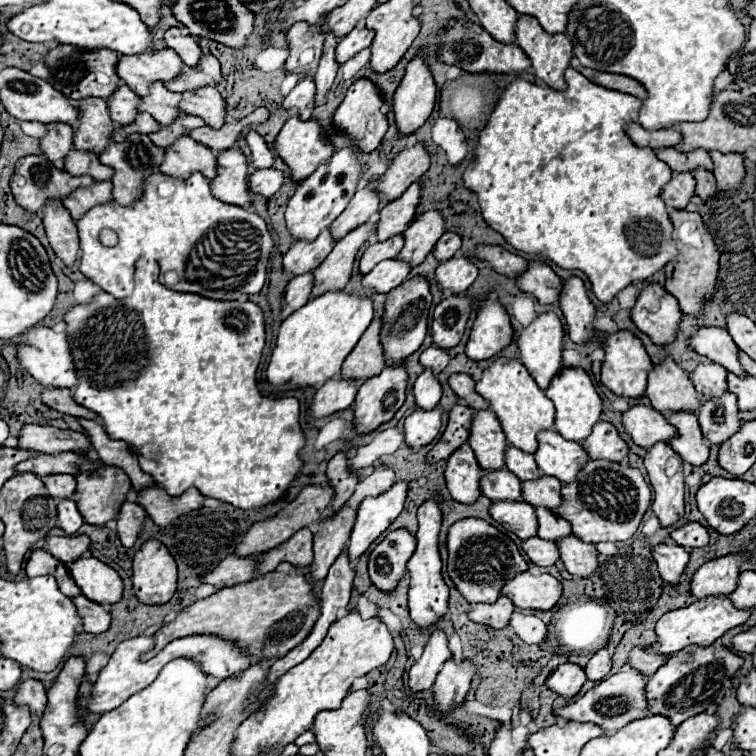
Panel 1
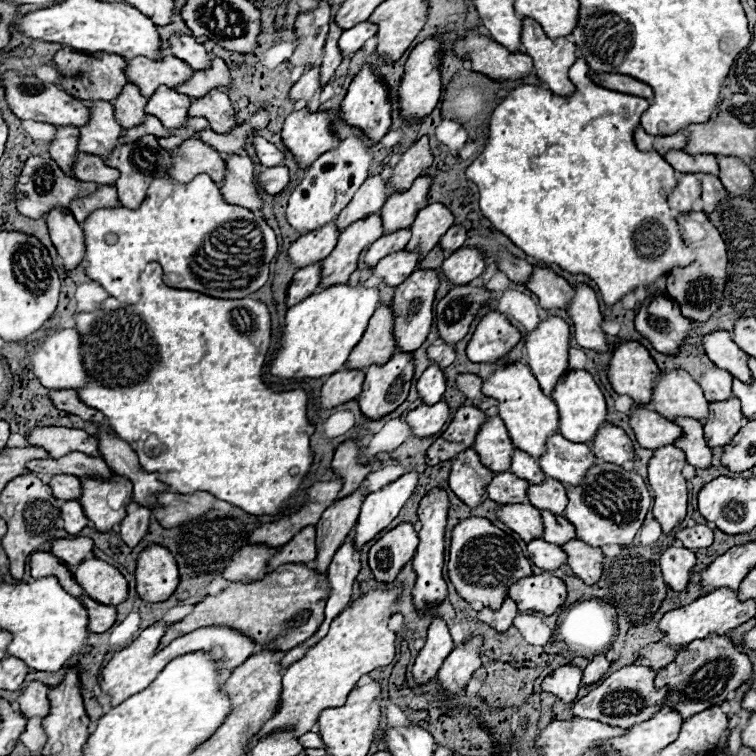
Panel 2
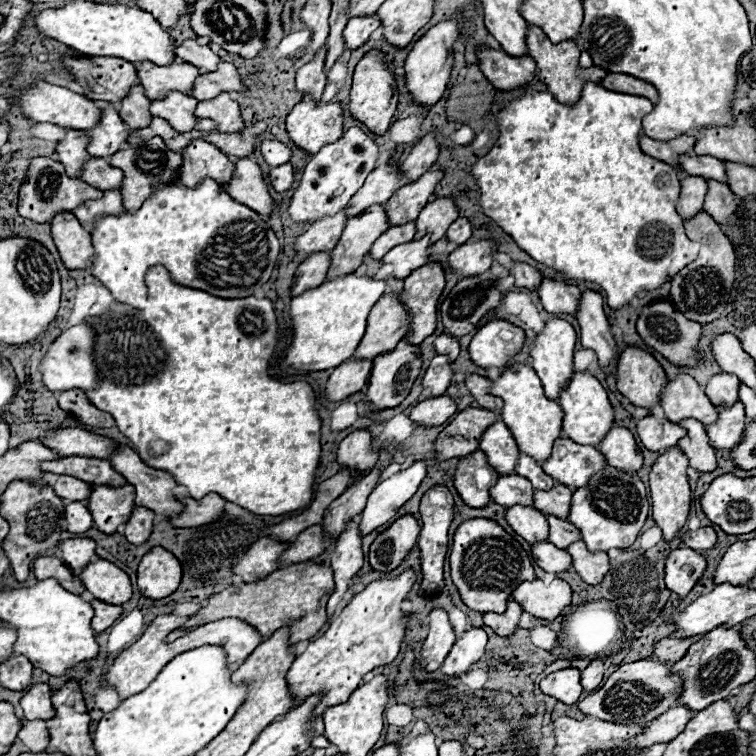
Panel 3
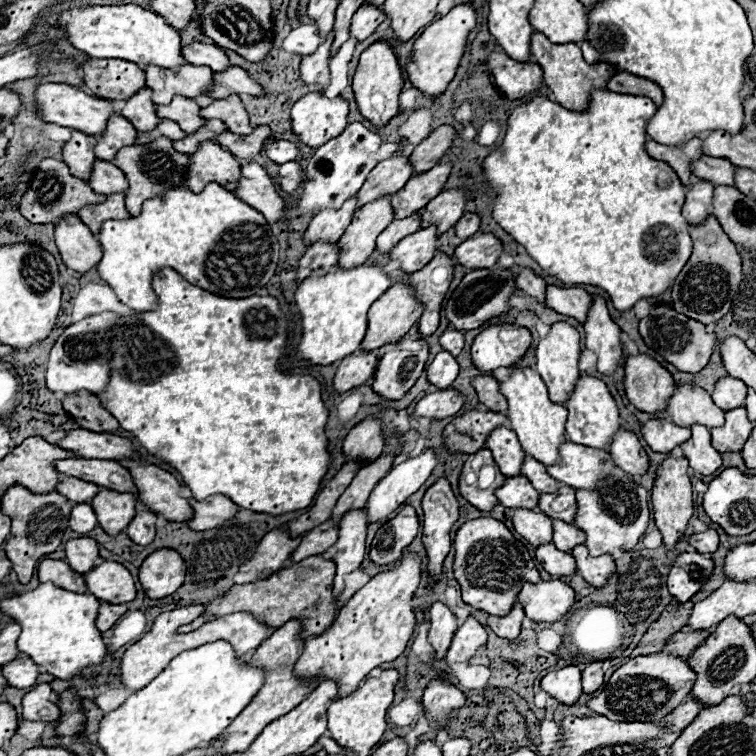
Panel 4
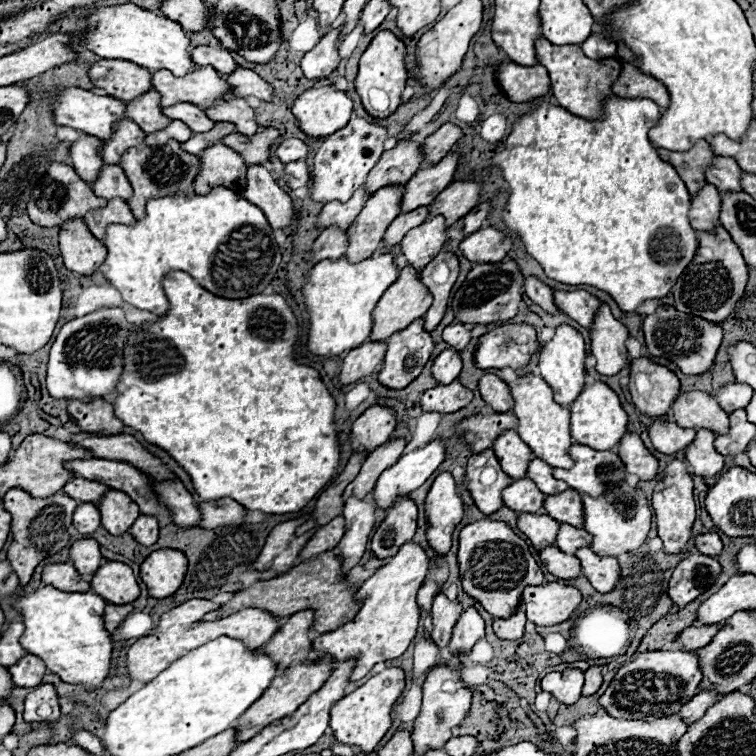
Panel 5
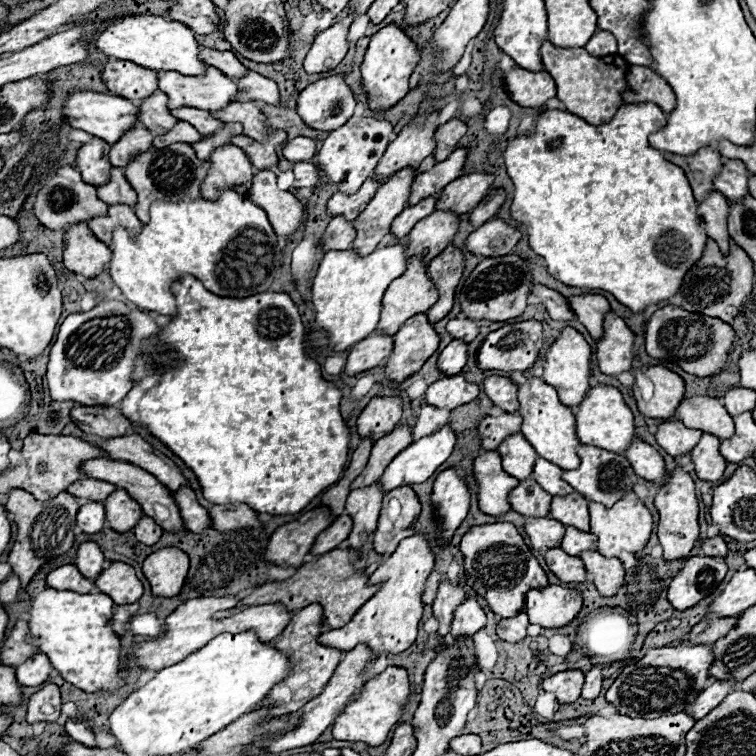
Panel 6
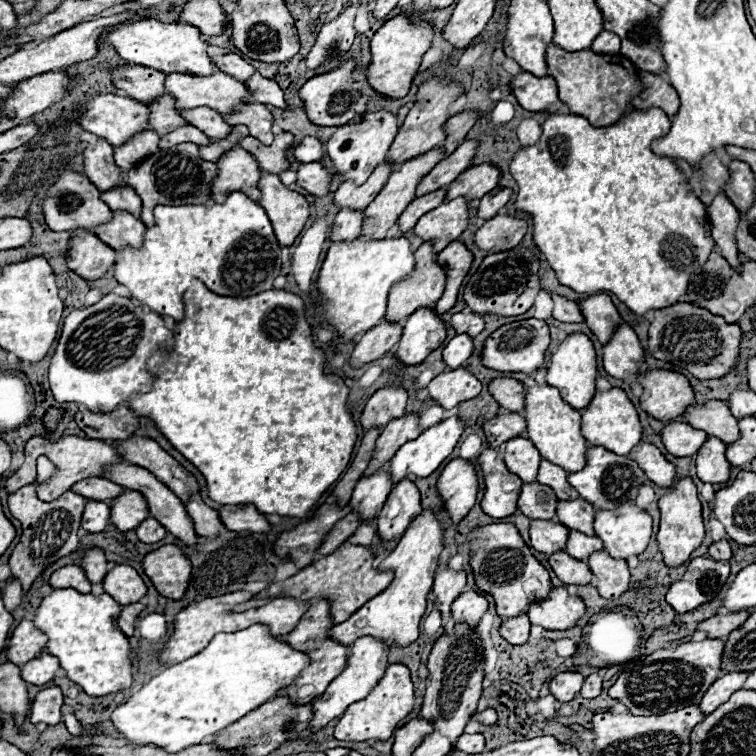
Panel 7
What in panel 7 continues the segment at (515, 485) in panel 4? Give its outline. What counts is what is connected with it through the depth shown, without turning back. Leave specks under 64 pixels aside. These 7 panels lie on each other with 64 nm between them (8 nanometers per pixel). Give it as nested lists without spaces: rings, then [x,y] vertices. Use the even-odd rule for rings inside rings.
[[[536,482],[522,486],[518,510],[528,518],[556,522],[556,504],[558,500],[552,488],[544,488],[544,484],[536,484]]]

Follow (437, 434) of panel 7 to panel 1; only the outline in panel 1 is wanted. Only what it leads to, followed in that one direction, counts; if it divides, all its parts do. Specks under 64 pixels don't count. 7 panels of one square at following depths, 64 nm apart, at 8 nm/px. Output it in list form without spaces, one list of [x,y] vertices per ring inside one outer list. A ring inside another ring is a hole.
[[[396,482],[388,492],[380,496],[368,496],[360,502],[358,516],[350,534],[348,556],[350,560],[360,558],[368,546],[396,520],[396,516],[402,512],[404,500],[408,494],[408,482]]]

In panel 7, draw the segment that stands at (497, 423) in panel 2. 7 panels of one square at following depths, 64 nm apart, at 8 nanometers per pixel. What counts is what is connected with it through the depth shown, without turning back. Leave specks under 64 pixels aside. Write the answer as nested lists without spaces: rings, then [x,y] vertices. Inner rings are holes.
[[[512,438],[506,442],[504,462],[510,472],[520,476],[524,482],[536,482],[536,464],[540,464],[540,452],[528,438]]]

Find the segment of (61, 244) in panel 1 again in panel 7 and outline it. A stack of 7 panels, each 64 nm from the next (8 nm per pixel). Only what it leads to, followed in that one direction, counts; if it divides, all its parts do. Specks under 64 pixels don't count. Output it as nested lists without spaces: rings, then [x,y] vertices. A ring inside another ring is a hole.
[[[88,230],[70,232],[68,268],[86,280],[98,280],[116,262],[116,250],[108,248],[102,240],[96,240]]]

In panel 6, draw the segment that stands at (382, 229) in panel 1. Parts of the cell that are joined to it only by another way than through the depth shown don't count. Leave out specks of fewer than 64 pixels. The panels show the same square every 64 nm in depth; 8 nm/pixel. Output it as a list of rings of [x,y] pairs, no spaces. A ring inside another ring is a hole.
[[[456,148],[444,162],[438,162],[428,172],[418,174],[416,180],[412,182],[412,194],[408,204],[418,204],[420,200],[438,194],[446,184],[456,180],[462,172],[466,156],[468,156],[468,148]]]

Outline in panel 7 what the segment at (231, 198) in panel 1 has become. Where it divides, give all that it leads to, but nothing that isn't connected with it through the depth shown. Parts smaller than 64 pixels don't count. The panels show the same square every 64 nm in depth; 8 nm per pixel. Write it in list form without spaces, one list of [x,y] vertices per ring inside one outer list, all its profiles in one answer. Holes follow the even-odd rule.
[[[264,172],[258,186],[262,190],[258,204],[266,210],[280,246],[290,248],[310,216],[308,200],[302,194],[288,190],[276,174]]]

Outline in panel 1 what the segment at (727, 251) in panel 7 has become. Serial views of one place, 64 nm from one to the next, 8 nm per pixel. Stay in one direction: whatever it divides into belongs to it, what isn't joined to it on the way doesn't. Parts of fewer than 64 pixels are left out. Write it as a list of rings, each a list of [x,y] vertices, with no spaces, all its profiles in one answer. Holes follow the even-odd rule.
[[[674,172],[662,190],[662,198],[670,210],[684,210],[692,196],[696,196],[696,180],[690,172]]]

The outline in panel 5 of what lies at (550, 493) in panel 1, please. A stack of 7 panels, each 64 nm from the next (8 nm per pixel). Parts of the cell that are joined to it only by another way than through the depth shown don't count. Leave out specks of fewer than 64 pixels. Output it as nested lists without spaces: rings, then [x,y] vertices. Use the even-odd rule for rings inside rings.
[[[568,488],[562,494],[548,496],[544,502],[544,510],[558,522],[566,522],[570,526],[584,528],[584,504],[576,490]]]

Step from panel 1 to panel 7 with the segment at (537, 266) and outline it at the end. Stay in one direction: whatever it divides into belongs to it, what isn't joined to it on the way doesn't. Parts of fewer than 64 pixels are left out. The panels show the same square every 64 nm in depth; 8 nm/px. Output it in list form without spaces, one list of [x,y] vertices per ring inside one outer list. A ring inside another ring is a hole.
[[[596,294],[588,300],[580,300],[578,304],[582,308],[582,314],[584,314],[590,330],[598,336],[598,340],[602,344],[608,344],[612,334],[616,332],[616,328],[622,322],[622,316],[618,314],[616,306],[612,304],[612,298],[606,294]]]

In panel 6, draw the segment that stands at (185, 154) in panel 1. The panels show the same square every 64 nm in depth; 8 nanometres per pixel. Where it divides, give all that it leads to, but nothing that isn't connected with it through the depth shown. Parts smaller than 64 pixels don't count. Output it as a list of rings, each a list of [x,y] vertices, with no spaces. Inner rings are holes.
[[[236,146],[216,148],[208,160],[212,166],[202,184],[202,196],[216,200],[218,192],[234,188],[240,194],[248,194],[254,178],[254,166],[244,152]]]

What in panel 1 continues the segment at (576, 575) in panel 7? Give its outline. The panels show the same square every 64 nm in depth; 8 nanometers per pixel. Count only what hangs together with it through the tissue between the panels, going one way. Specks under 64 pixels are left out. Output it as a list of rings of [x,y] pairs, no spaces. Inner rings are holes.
[[[538,536],[524,540],[522,542],[522,550],[528,554],[528,558],[538,564],[538,566],[554,566],[560,560],[558,554],[558,546],[556,542],[548,542],[548,540],[540,540]]]

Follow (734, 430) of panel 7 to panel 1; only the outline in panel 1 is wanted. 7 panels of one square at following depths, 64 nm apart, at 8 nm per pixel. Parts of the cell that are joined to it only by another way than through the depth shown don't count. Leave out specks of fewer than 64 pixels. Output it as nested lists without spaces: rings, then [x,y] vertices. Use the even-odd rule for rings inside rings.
[[[666,358],[662,364],[656,364],[650,372],[646,398],[658,412],[698,414],[700,404],[704,402],[696,392],[690,376],[680,366],[676,366],[672,358]]]

